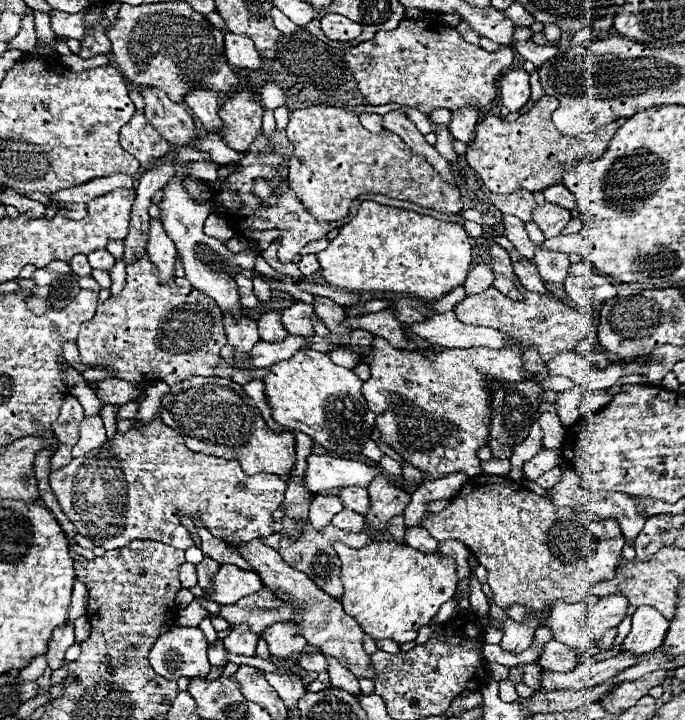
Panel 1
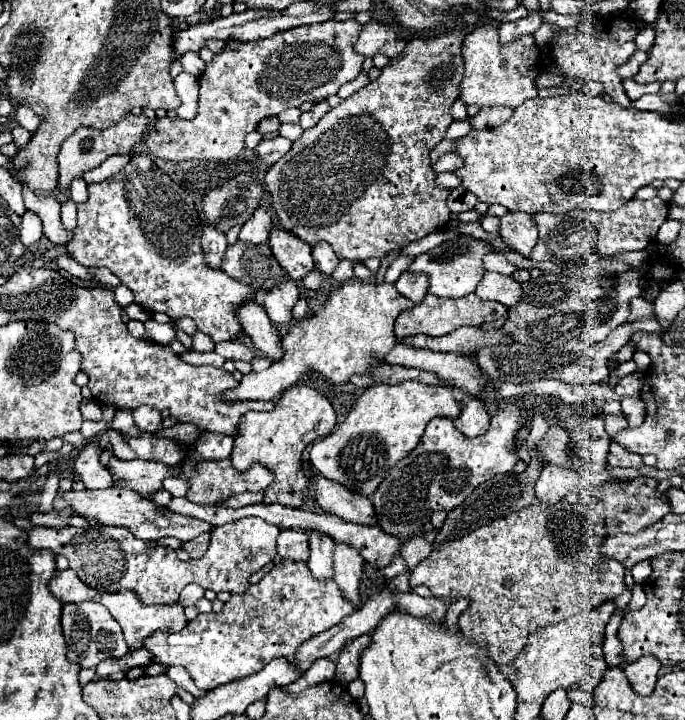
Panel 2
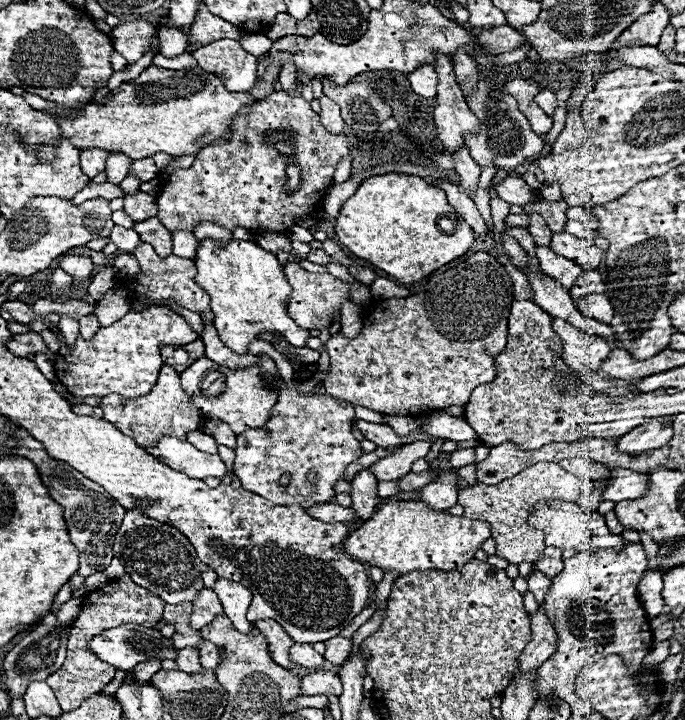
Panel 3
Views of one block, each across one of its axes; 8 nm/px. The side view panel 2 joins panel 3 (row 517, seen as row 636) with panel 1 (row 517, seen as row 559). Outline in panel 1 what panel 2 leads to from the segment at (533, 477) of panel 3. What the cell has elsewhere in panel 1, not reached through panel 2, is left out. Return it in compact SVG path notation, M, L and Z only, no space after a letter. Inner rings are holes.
M486 474L468 478L462 490L450 500L450 504L442 512L426 514L422 528L426 528L438 542L454 538L466 544L476 560L488 570L488 584L492 588L492 600L496 602L496 606L506 610L512 604L520 604L538 614L550 612L556 600L564 600L566 604L582 602L592 584L612 580L616 574L622 546L626 544L624 536L620 534L620 526L616 526L612 518L604 520L592 514L584 514L580 510L554 506L548 498L530 492L508 476ZM582 526L590 534L582 534Z

